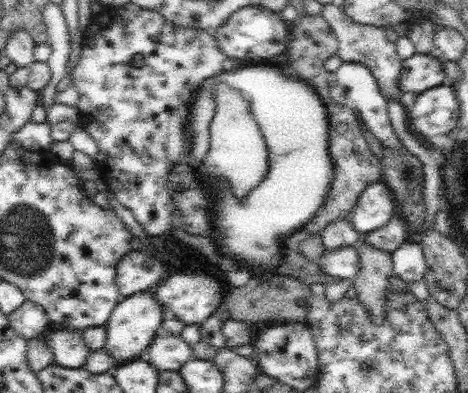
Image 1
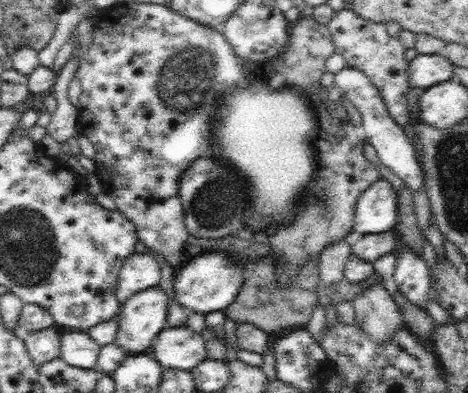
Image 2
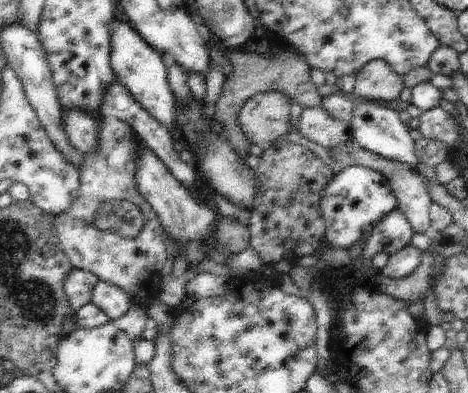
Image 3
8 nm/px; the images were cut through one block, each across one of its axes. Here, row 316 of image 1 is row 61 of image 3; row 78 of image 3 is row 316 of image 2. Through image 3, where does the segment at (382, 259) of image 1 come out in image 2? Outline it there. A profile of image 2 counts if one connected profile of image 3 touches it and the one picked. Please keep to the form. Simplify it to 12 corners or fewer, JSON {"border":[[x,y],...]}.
{"border":[[383,282],[353,298],[355,322],[377,344],[403,326]]}

